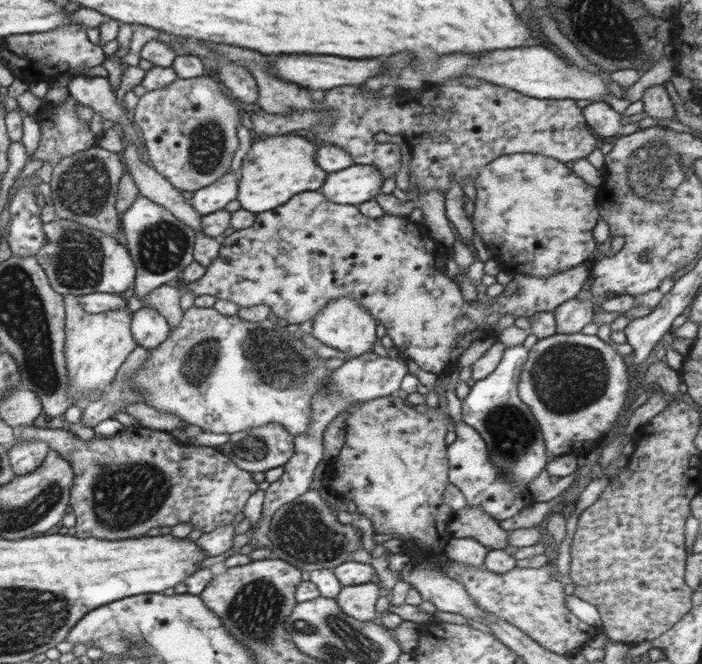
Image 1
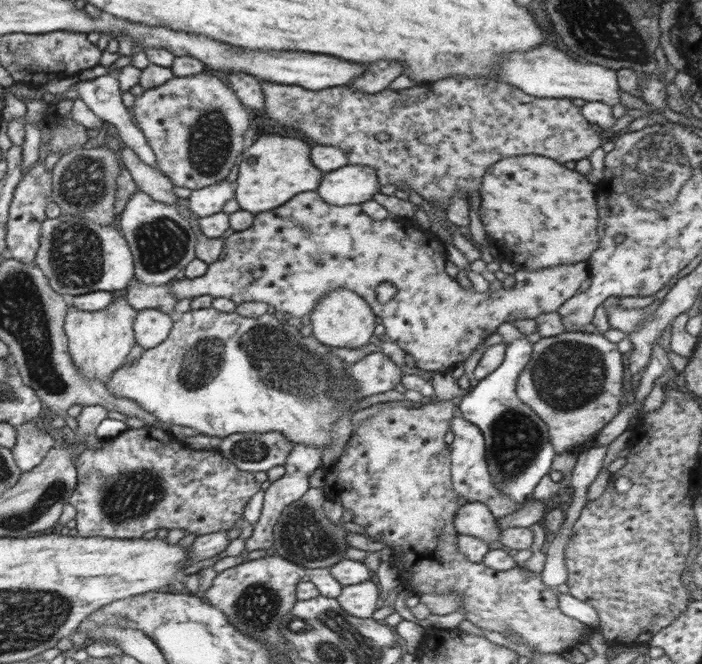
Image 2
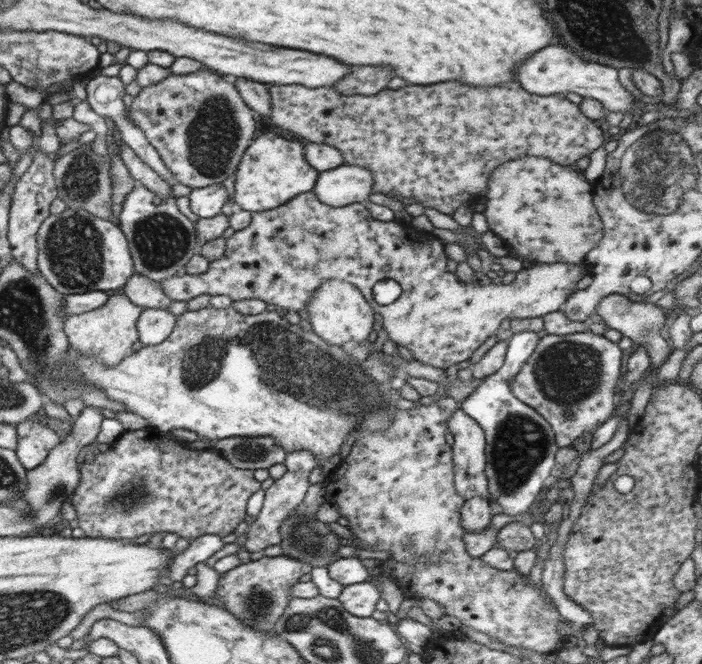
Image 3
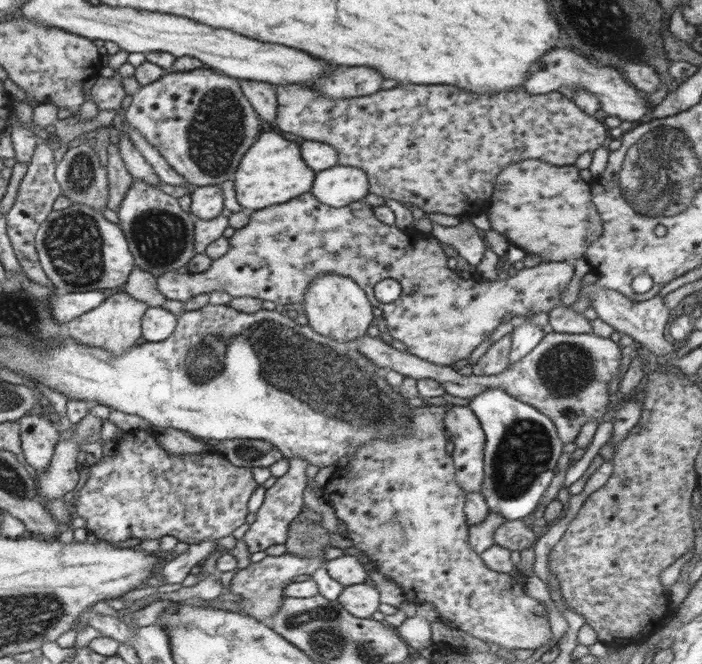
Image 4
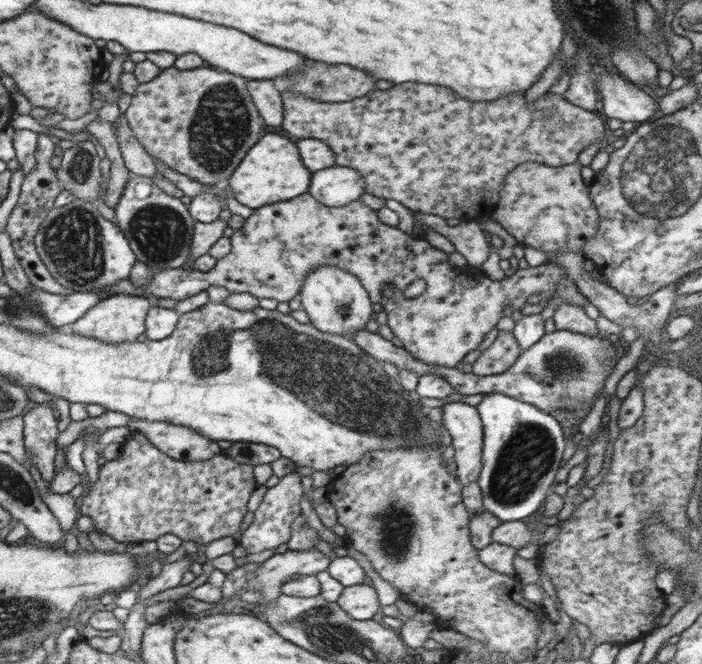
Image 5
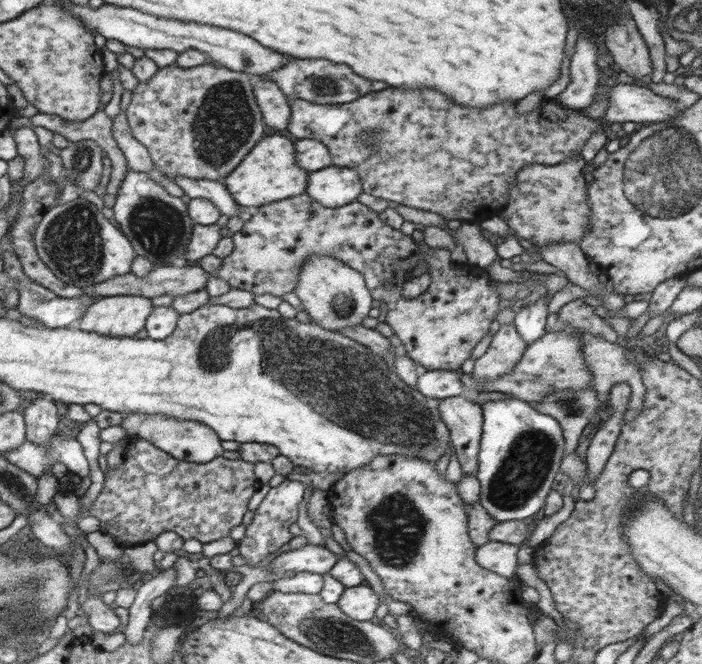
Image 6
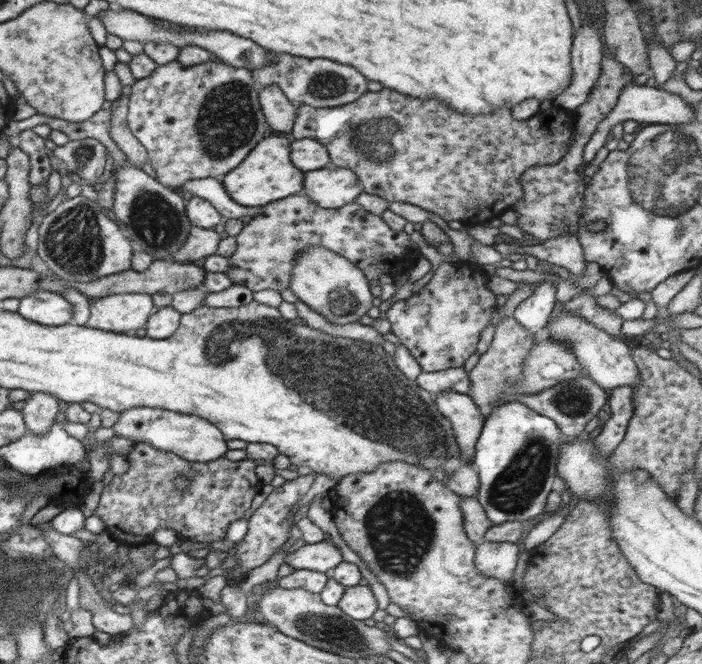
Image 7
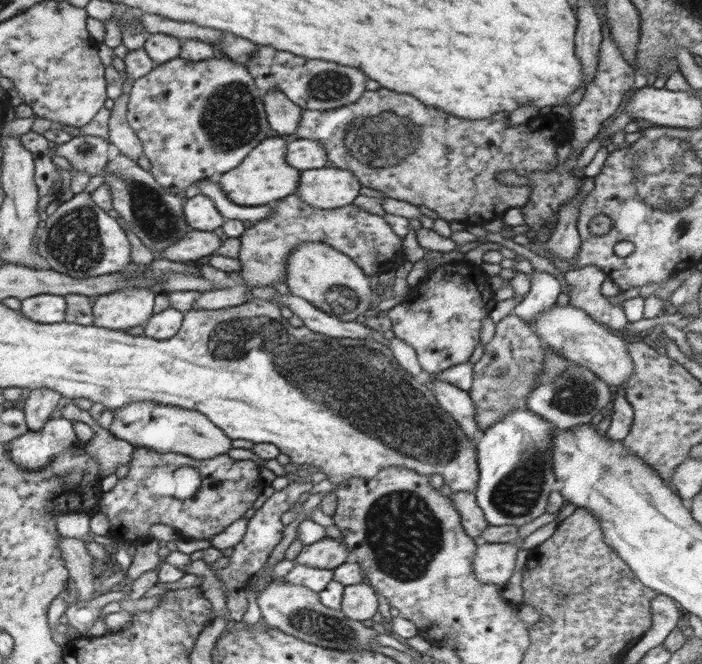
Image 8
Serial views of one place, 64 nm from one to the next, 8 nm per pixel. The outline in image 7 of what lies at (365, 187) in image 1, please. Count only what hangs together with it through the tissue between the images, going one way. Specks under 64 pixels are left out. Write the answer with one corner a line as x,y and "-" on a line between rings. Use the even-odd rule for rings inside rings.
326,166
304,174
304,192
319,208
336,209
355,203
363,186
353,170

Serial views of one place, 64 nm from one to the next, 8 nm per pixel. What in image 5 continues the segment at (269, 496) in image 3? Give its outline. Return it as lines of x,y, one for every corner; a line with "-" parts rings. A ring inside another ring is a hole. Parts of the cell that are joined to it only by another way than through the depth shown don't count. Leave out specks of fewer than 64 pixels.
296,467
292,472
280,478
278,484
271,487
264,494
262,503
254,511
254,520
238,540
238,544
250,554
260,554
266,550
275,550
281,544
287,544
292,537
290,526
301,515
300,501
304,496
302,487
302,472
305,470

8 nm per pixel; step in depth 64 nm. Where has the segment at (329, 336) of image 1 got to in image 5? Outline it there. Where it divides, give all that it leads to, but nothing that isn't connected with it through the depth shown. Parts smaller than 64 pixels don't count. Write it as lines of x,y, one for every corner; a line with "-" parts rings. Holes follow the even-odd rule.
320,265
312,269
300,291
301,308
310,319
310,323
321,332
352,338
354,332
366,328
371,319
372,304
367,289
362,286
360,279
350,271
344,271
334,265

